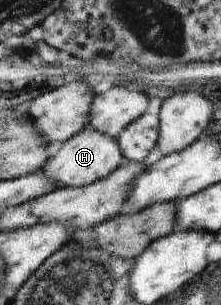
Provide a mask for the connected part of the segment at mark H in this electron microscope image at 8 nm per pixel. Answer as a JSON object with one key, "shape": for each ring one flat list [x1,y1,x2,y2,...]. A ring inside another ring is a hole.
{"shape":[[88,126,62,143,62,147,56,151,56,155,48,157,42,170,44,175,48,179,52,179,59,187,84,187,98,179,108,177,124,162,117,139]]}

